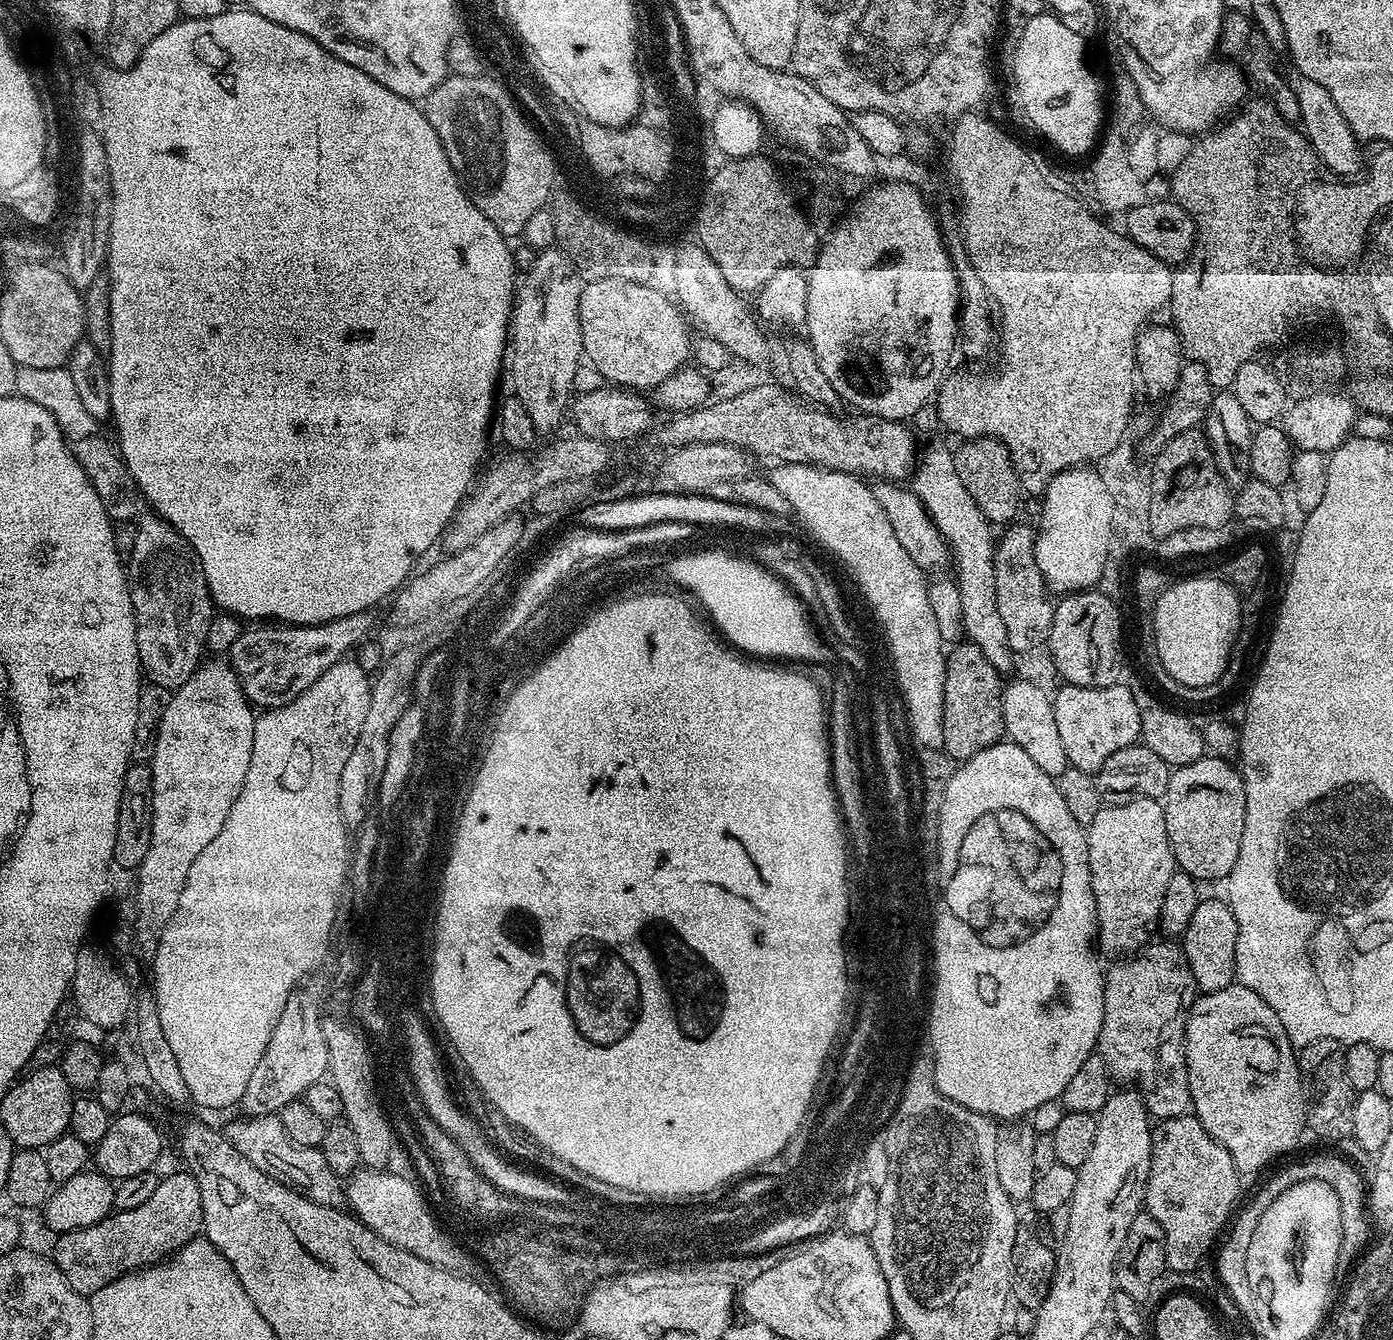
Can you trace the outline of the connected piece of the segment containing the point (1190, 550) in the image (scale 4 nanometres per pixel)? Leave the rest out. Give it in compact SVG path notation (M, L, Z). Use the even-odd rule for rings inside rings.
M1138 359L1131 361L1131 384L1129 384L1129 401L1128 401L1128 413L1124 419L1124 428L1121 429L1120 436L1117 437L1117 445L1114 446L1114 450L1111 451L1110 456L1104 457L1100 472L1104 475L1106 482L1104 484L1105 492L1108 494L1109 503L1111 504L1111 520L1109 520L1109 534L1108 544L1105 548L1104 560L1101 561L1100 572L1097 572L1095 578L1096 585L1100 585L1100 590L1108 595L1116 596L1122 586L1122 564L1125 563L1130 556L1128 550L1132 546L1144 546L1146 548L1154 548L1154 551L1158 550L1158 558L1166 560L1167 558L1182 558L1184 556L1192 556L1194 554L1206 554L1208 552L1214 552L1226 547L1232 540L1232 530L1234 526L1234 516L1225 516L1224 521L1220 521L1220 524L1185 524L1181 528L1173 528L1170 532L1158 533L1155 530L1155 524L1152 524L1152 508L1155 508L1156 499L1156 480L1155 476L1150 476L1150 470L1148 470L1148 464L1142 466L1142 460L1140 460L1140 454L1138 454L1138 446L1144 446L1144 452L1150 454L1161 453L1161 450L1165 448L1167 441L1170 441L1168 436L1162 438L1162 435L1158 434L1158 429L1161 428L1161 420L1164 420L1164 413L1171 408L1172 401L1177 398L1177 389L1181 389L1181 381L1184 380L1184 373L1188 372L1188 362L1183 363L1182 368L1176 368L1176 380L1172 384L1170 390L1162 392L1162 394L1154 394L1150 392L1148 388L1148 380L1144 376L1144 370L1142 370L1142 364Z

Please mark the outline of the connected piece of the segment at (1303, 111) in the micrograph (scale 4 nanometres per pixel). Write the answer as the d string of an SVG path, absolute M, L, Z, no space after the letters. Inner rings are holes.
M1292 70L1288 74L1288 91L1295 107L1296 104L1300 107L1301 121L1299 120L1299 123L1302 125L1304 135L1308 138L1308 143L1316 152L1319 163L1323 167L1325 164L1336 175L1333 177L1352 178L1348 176L1356 175L1359 177L1366 164L1366 152L1364 156L1363 150L1360 149L1362 147L1360 137L1350 126L1350 122L1346 122L1346 118L1338 110L1334 98L1330 98L1330 90L1326 90L1326 86L1314 82L1314 78L1310 78L1304 72Z

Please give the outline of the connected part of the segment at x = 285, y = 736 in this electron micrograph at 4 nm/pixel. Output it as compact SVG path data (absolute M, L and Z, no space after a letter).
M346 658L336 665L332 666L313 685L311 685L306 691L301 693L300 696L294 698L289 704L281 706L281 708L270 708L264 711L261 711L259 715L255 717L256 725L254 726L254 744L253 744L253 753L250 756L249 769L246 771L245 782L242 784L241 793L238 794L237 801L234 802L233 806L230 808L229 817L226 818L225 825L222 826L222 830L218 831L217 837L210 842L210 846L206 846L204 850L197 856L197 862L195 867L192 868L191 880L188 880L188 886L185 888L183 894L183 900L180 900L180 909L176 913L175 919L172 920L171 925L167 928L167 932L164 933L163 943L160 945L160 952L150 961L150 967L152 967L152 984L151 987L154 989L154 995L156 997L156 1009L158 1010L158 1018L162 1022L162 1030L166 1034L166 1042L170 1042L170 1050L174 1050L174 1058L178 1058L178 1070L182 1070L182 1078L186 1082L188 1087L188 1094L191 1100L191 1103L194 1105L201 1104L204 1108L228 1108L231 1106L239 1105L242 1094L246 1090L246 1082L250 1082L250 1074L254 1074L254 1068L258 1064L259 1059L265 1056L264 1051L268 1046L268 1042L271 1038L272 1031L274 1026L278 1022L278 1018L282 1014L282 1010L286 1002L292 993L297 989L300 979L307 974L308 971L313 971L315 963L320 961L320 951L321 948L318 946L312 946L310 940L306 940L304 944L300 944L300 940L296 938L298 930L318 930L318 928L328 928L328 920L332 920L332 912L336 908L336 903L338 902L338 889L340 888L340 875L346 871L346 853L344 850L344 832L340 832L340 816L336 816L336 796L334 798L324 798L318 800L320 796L310 796L310 766L316 766L312 770L320 770L320 748L351 748L352 740L358 738L365 731L364 724L369 723L367 716L367 710L356 710L356 686L354 686L355 681L355 671L357 668L354 668L351 665L351 659Z

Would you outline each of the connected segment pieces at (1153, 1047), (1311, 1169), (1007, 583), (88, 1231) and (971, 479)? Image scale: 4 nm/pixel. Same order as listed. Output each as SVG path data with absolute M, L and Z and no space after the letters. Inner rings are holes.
M1164 942L1168 944L1155 944L1151 943L1145 947L1143 952L1137 953L1129 958L1122 958L1115 961L1114 965L1108 966L1105 971L1104 988L1103 988L1103 1018L1102 1027L1099 1031L1099 1038L1097 1040L1097 1053L1102 1057L1103 1061L1106 1062L1106 1068L1108 1075L1113 1081L1120 1082L1136 1082L1140 1080L1142 1087L1142 1094L1145 1098L1145 1104L1149 1115L1156 1120L1168 1120L1169 1117L1178 1117L1185 1115L1191 1109L1191 1100L1186 1090L1182 1090L1176 1084L1172 1084L1172 1080L1183 1081L1185 1079L1185 1052L1184 1052L1184 1029L1182 1015L1186 1008L1186 1001L1190 1002L1195 999L1198 989L1195 982L1193 981L1193 972L1189 966L1189 960L1184 955L1184 949L1181 945L1172 942Z
M1312 1156L1309 1160L1302 1161L1301 1164L1288 1164L1285 1168L1278 1169L1253 1194L1252 1201L1244 1209L1241 1207L1235 1213L1230 1230L1230 1242L1224 1248L1223 1256L1220 1259L1220 1276L1224 1278L1226 1290L1241 1313L1248 1314L1258 1308L1256 1295L1250 1286L1250 1278L1246 1274L1246 1254L1250 1254L1250 1238L1254 1234L1262 1214L1266 1214L1270 1202L1274 1202L1274 1198L1278 1198L1278 1194L1282 1194L1282 1190L1294 1186L1300 1180L1326 1182L1326 1186L1330 1186L1330 1190L1334 1190L1334 1194L1338 1194L1338 1206L1342 1210L1342 1238L1340 1239L1340 1257L1336 1267L1341 1273L1351 1273L1354 1265L1361 1259L1362 1253L1369 1247L1370 1208L1366 1203L1366 1180L1362 1172L1360 1176L1359 1170L1350 1161L1343 1160L1340 1156Z
M1013 523L1007 529L1009 532L1004 537L999 537L994 558L994 610L998 618L1002 618L1009 644L1016 654L1032 652L1039 644L1040 647L1047 645L1054 611L1053 597L1036 561L1037 533L1020 523Z
M181 1170L173 1176L165 1175L142 1206L125 1212L113 1211L112 1215L94 1226L57 1235L54 1259L73 1290L91 1297L93 1292L102 1290L102 1286L128 1272L151 1268L153 1264L167 1260L191 1240L197 1239L201 1232L202 1194L192 1173Z
M980 436L976 440L965 440L959 446L961 448L955 449L954 452L958 478L962 478L966 490L970 490L974 502L978 502L984 517L996 526L1004 523L1007 525L1009 522L1015 521L1017 519L1016 511L1020 508L1022 489L1006 446L993 436Z

